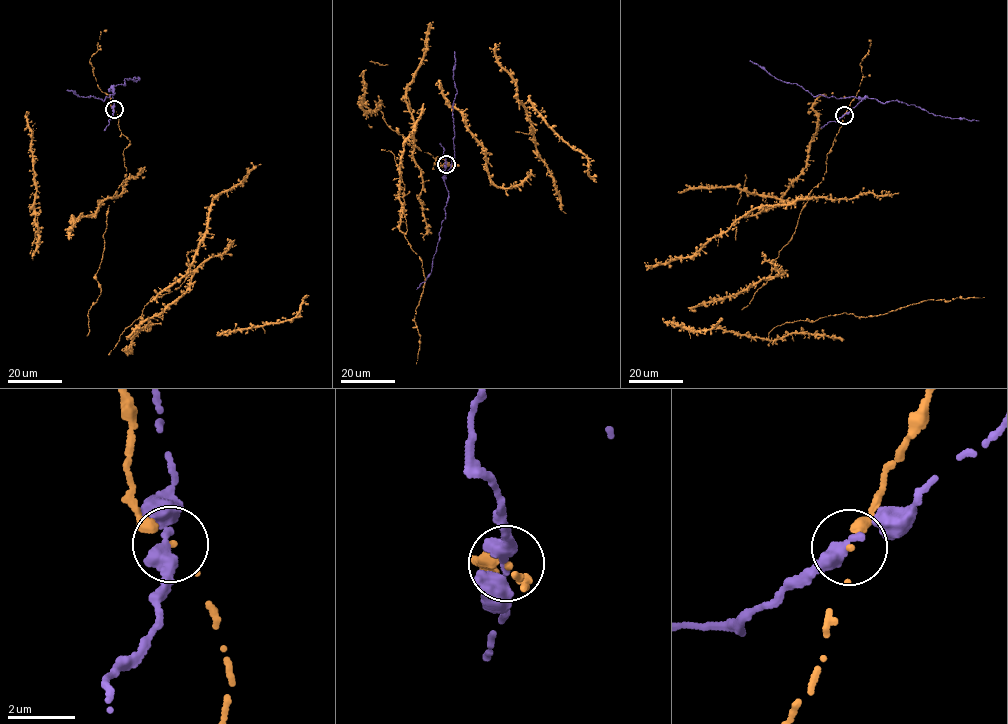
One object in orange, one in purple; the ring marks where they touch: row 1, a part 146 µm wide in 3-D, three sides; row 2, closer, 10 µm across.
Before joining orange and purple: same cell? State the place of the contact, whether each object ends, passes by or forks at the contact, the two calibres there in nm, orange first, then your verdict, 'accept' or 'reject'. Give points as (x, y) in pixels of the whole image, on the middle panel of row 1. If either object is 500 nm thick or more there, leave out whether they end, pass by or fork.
at (446, 164); orange ends there; purple passes by; 240 nm thick on the orange side, 360 nm on the other; reject

